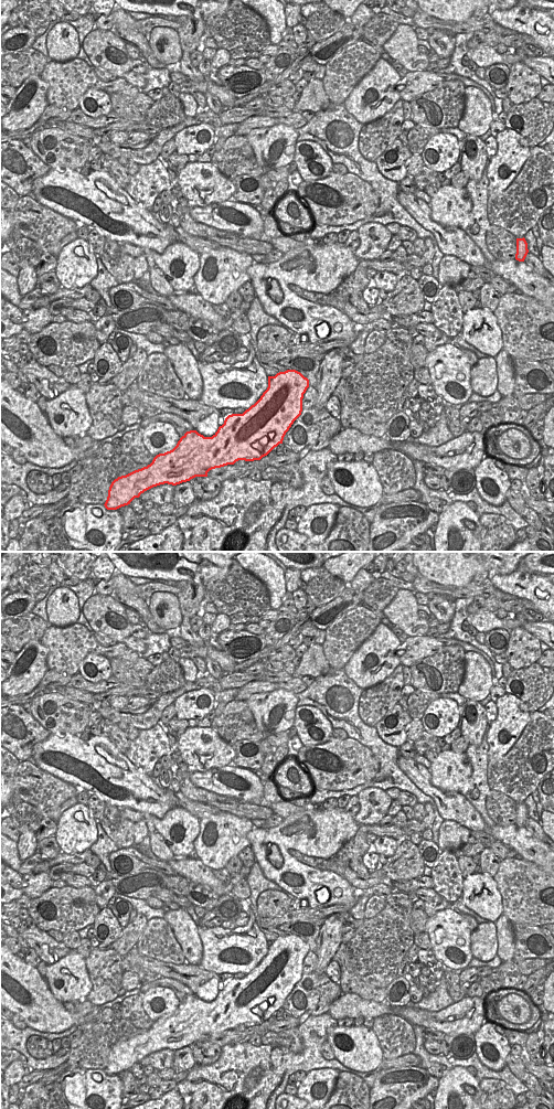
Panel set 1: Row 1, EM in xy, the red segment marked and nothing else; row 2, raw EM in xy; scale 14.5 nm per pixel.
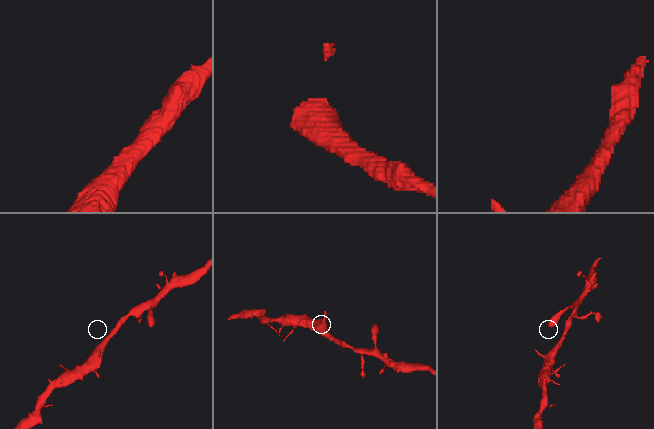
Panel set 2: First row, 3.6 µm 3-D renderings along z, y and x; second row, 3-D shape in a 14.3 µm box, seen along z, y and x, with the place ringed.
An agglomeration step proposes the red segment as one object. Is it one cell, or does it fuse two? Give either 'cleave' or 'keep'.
keep

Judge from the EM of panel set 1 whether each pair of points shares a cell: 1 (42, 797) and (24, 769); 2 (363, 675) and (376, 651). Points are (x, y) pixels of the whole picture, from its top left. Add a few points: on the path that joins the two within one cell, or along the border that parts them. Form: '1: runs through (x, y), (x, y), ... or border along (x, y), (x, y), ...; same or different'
1: runs through (39, 790), (28, 779), (28, 776); same
2: runs through (362, 668), (361, 662), (369, 652); same

